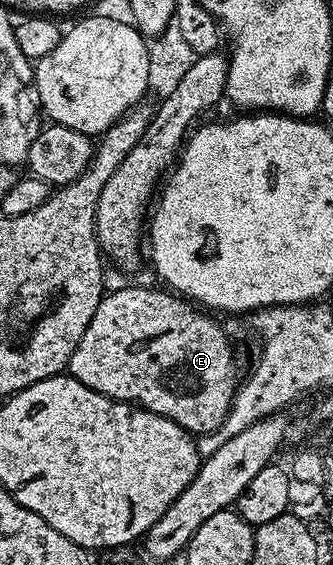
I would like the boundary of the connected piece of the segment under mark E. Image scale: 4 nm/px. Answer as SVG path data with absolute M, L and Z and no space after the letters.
M133 283L129 289L116 289L113 293L112 290L105 292L104 298L98 303L98 311L94 311L94 319L90 319L90 327L86 327L86 335L82 335L78 347L74 347L74 355L68 360L67 372L74 379L86 383L86 387L107 397L112 397L116 401L127 401L129 405L138 405L142 409L148 409L151 413L162 415L166 419L178 423L188 433L193 435L212 433L222 427L236 394L238 376L236 377L236 361L232 358L232 345L228 342L223 327L215 321L215 319L217 320L215 316L209 315L203 308L197 307L193 302L171 291L156 288L141 287L139 284Z

